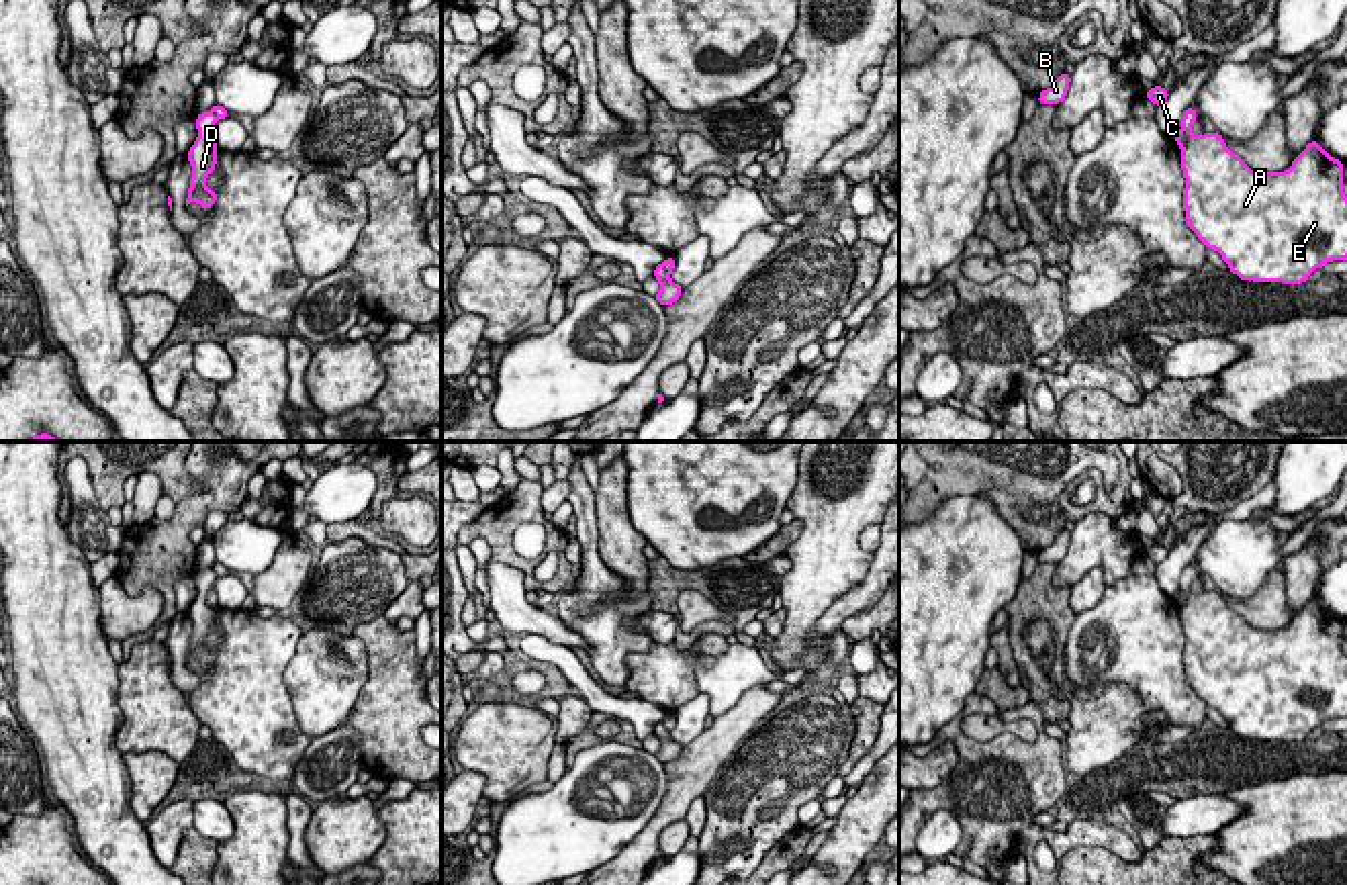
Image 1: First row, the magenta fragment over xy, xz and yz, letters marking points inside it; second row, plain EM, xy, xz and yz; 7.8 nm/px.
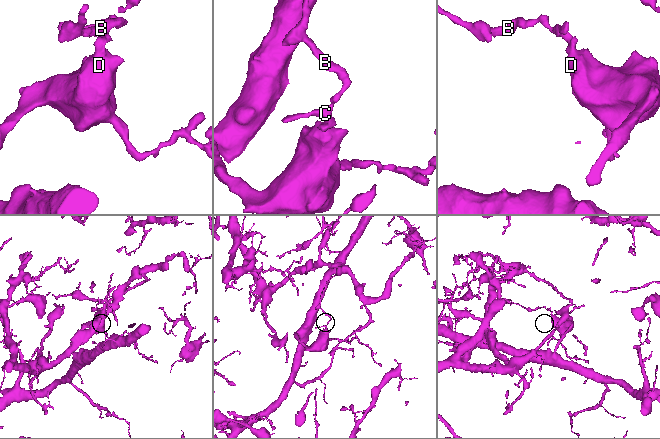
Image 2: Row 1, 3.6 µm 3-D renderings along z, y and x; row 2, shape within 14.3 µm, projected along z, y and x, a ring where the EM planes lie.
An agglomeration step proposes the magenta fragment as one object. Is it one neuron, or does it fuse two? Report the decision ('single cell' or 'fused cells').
fused cells

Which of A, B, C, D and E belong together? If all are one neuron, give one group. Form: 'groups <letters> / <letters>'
groups A D E / B C

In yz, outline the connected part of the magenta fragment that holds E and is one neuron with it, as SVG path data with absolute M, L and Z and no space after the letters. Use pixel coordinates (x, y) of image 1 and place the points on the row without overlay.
M1190 564L1181 574L1181 627L1186 636L1186 681L1196 695L1222 713L1241 738L1304 742L1333 717L1347 717L1347 654L1343 619L1331 615L1316 597L1284 630L1251 627L1220 591L1194 593L1198 576Z

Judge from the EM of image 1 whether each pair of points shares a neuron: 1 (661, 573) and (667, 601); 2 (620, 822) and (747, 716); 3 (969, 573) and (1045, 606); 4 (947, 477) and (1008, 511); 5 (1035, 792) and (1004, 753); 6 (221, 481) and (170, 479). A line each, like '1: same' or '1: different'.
1: same
2: different
3: different
4: same
5: same
6: different

